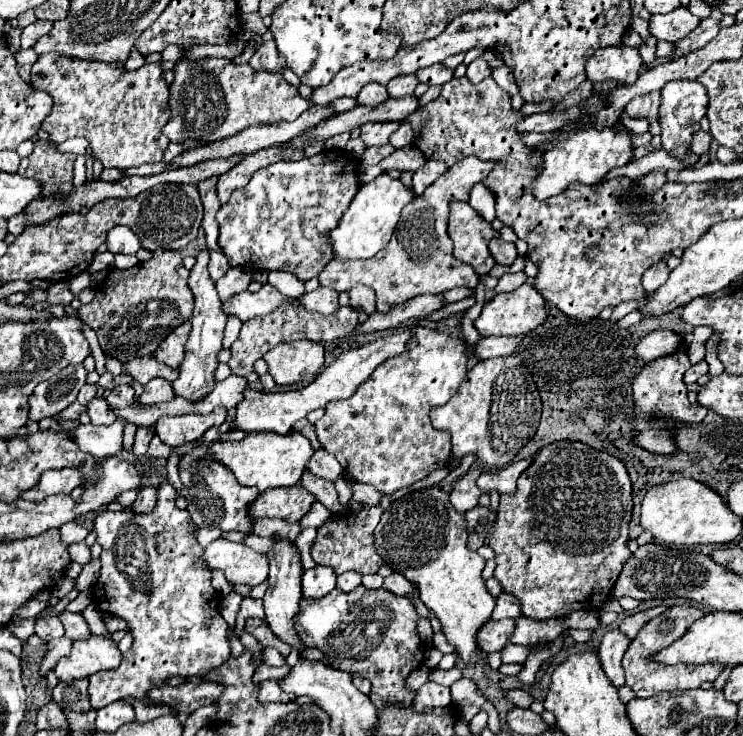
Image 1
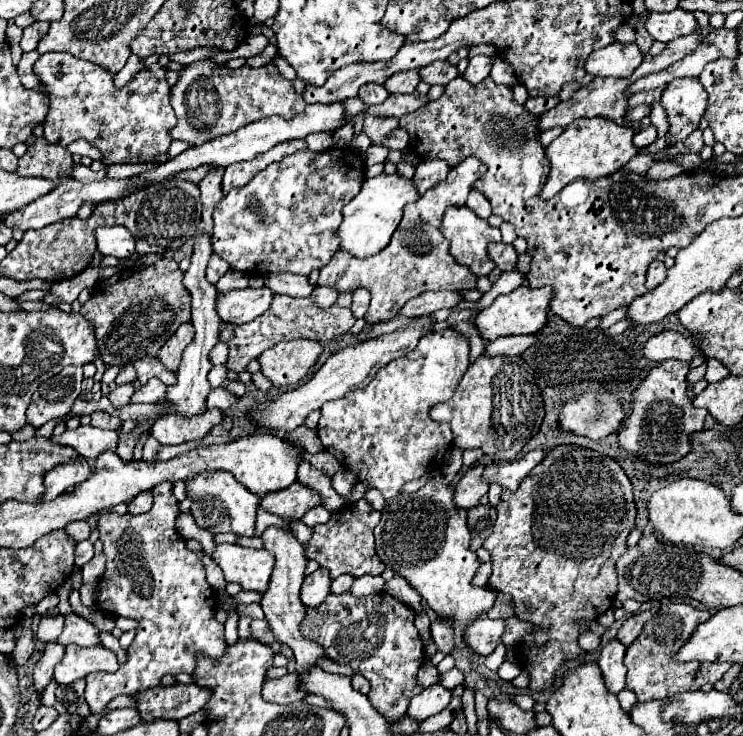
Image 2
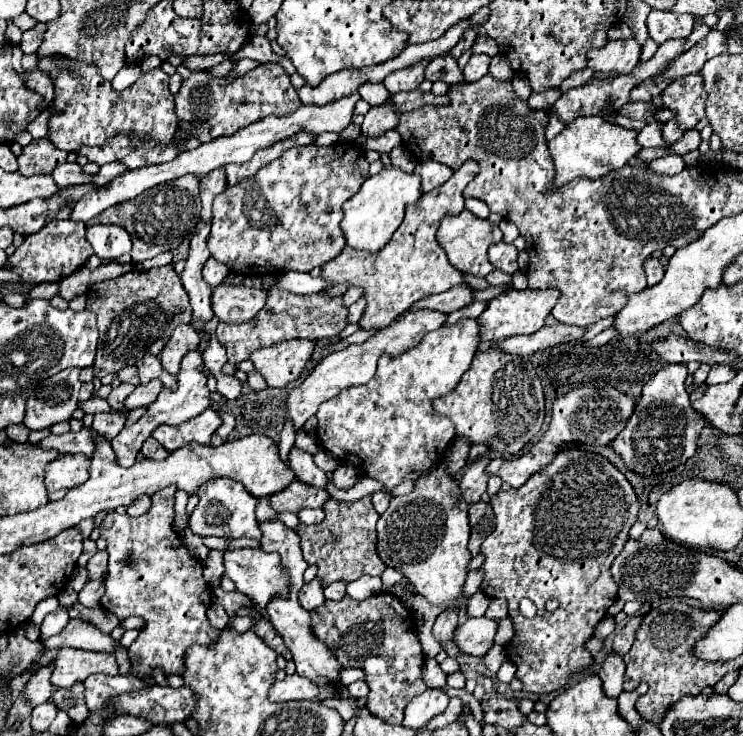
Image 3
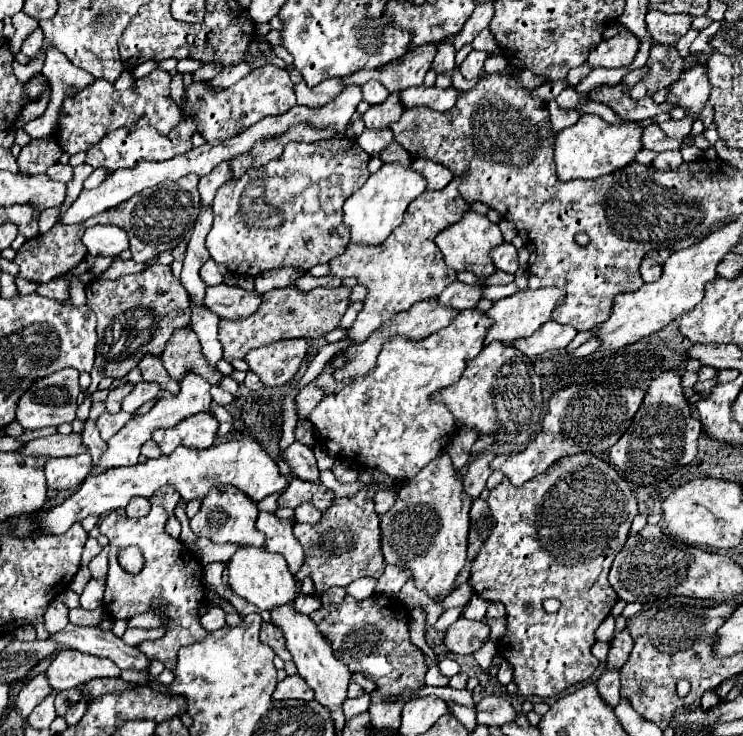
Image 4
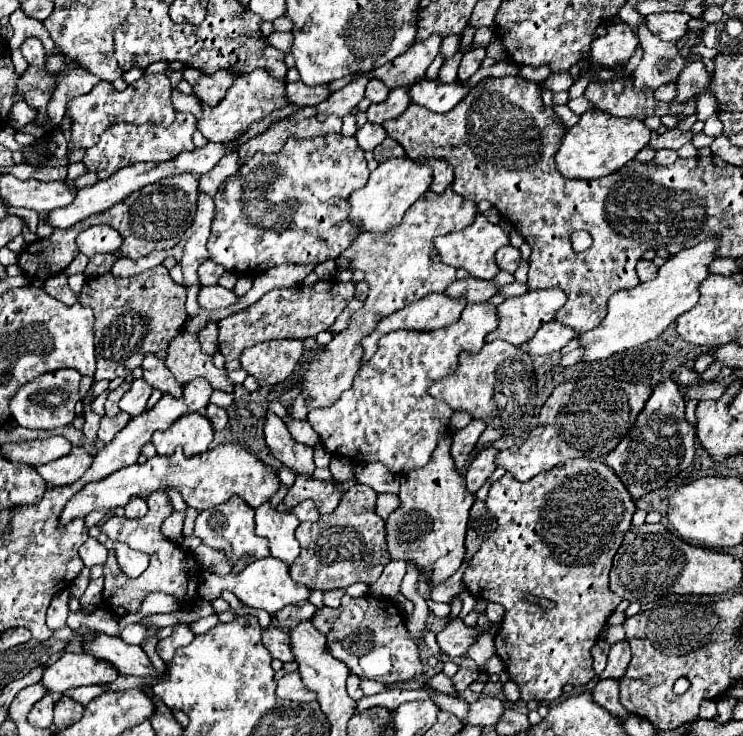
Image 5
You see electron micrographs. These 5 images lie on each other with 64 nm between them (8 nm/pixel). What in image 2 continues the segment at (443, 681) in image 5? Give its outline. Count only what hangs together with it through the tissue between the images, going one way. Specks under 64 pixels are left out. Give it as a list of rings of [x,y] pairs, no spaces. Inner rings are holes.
[[[424,662],[422,664],[422,668],[418,670],[418,676],[416,676],[416,682],[418,682],[418,686],[430,686],[430,684],[436,684],[438,682],[438,670],[436,670],[436,666],[432,666],[430,662]]]

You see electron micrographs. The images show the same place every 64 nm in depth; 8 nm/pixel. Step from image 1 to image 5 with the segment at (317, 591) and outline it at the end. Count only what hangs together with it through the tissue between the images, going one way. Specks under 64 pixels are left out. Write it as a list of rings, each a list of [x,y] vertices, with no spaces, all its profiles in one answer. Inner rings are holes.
[[[304,600],[304,602],[294,604],[290,608],[282,608],[282,612],[278,612],[276,618],[284,630],[290,630],[290,628],[294,628],[294,624],[298,624],[306,618],[312,618],[314,612],[316,612],[316,606],[310,604],[308,600]]]

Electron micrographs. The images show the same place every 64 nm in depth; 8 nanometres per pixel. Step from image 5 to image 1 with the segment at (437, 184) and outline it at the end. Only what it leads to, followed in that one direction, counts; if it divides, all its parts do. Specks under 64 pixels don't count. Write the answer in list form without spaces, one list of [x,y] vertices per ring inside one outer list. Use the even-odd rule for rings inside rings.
[[[426,160],[426,164],[414,172],[414,194],[416,196],[422,196],[424,190],[438,178],[446,172],[446,164],[440,164],[436,160]]]

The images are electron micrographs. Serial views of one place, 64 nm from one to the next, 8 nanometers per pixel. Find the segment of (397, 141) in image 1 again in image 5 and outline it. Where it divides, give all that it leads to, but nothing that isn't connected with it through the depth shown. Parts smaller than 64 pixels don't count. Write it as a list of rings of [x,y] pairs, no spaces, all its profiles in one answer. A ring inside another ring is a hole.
[[[368,122],[356,132],[356,140],[358,140],[360,148],[366,150],[366,152],[372,152],[376,146],[380,146],[386,136],[388,136],[388,134],[386,134],[386,130],[384,130],[382,126],[378,126],[378,124],[368,124]]]

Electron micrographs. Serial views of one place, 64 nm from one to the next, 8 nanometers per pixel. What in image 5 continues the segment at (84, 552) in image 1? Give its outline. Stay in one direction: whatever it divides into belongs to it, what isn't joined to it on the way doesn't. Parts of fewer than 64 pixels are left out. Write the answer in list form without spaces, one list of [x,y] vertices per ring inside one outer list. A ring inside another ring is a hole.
[[[88,538],[80,548],[80,558],[84,560],[86,568],[92,568],[94,564],[104,564],[106,561],[106,546],[100,544],[96,538]]]

